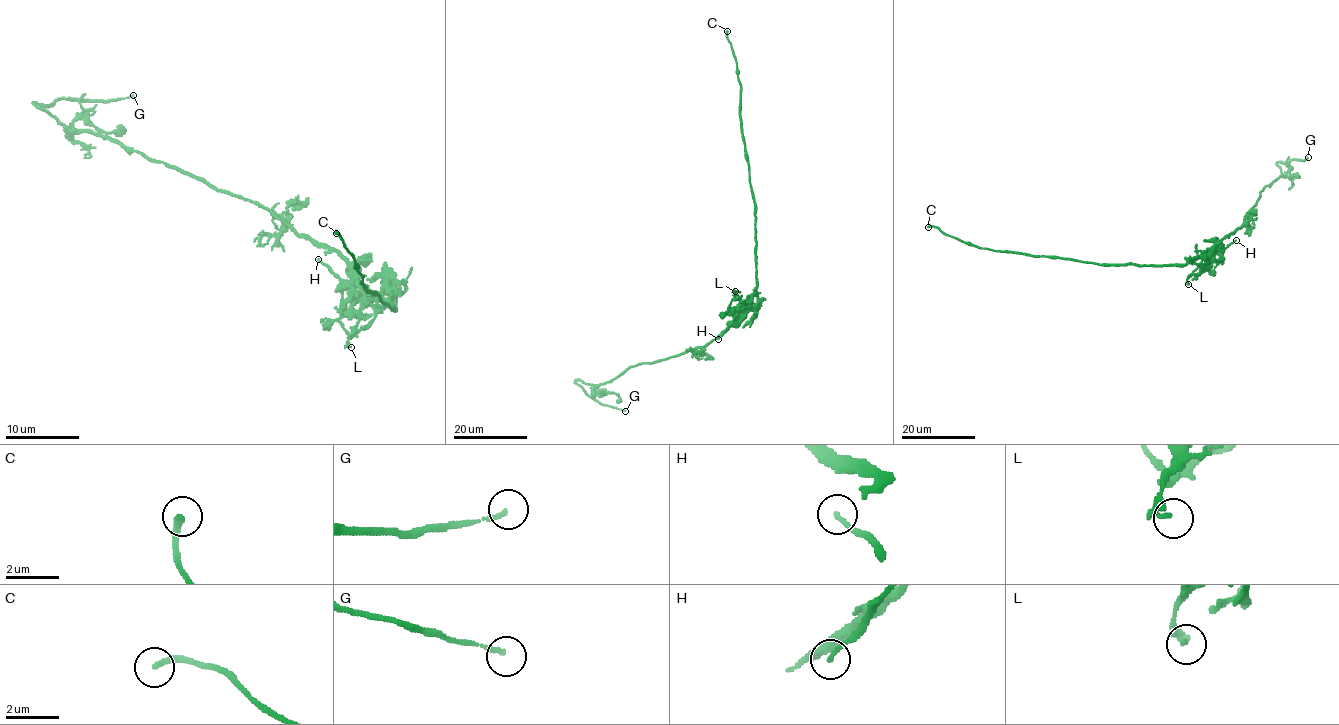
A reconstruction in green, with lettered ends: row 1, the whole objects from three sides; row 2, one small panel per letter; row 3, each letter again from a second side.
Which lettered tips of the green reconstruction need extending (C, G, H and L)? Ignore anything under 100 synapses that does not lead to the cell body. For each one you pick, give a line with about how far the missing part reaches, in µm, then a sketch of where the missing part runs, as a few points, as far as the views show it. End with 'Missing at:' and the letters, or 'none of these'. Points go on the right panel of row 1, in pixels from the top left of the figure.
G: 20 µm | (1308, 157), (1301, 173)
Missing at: G

